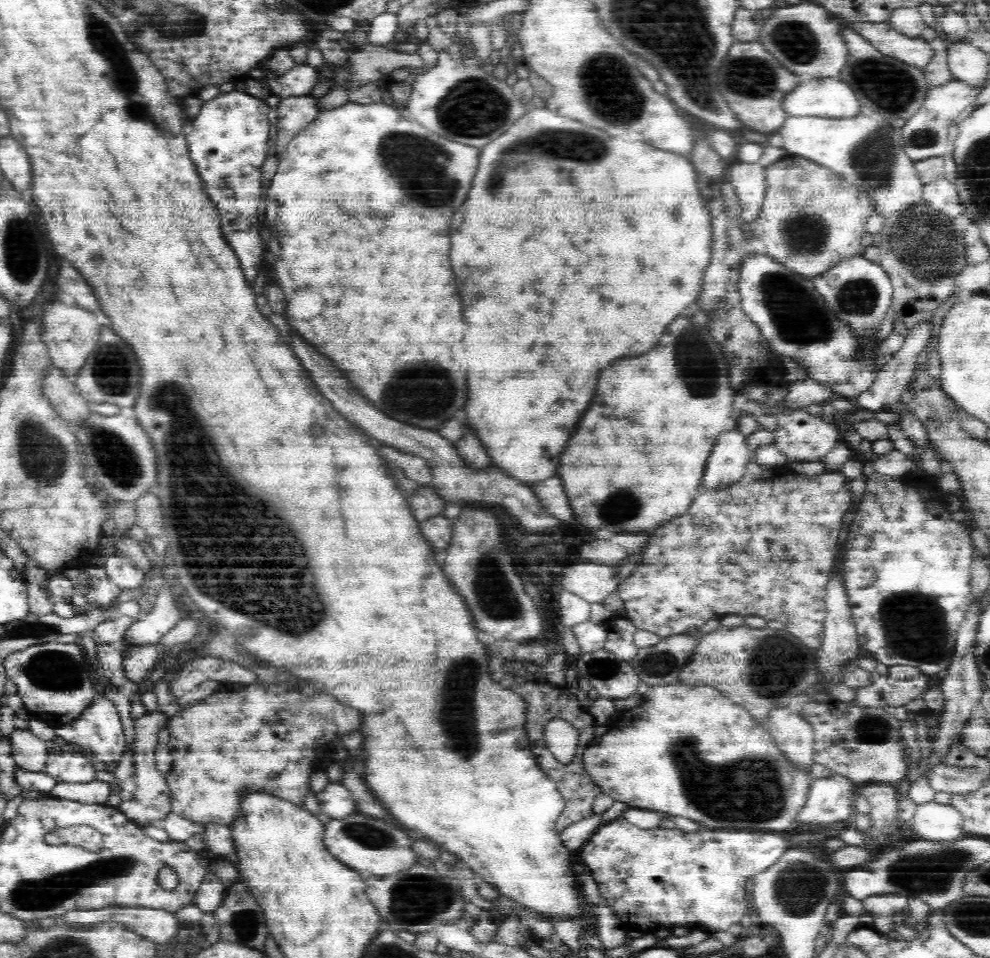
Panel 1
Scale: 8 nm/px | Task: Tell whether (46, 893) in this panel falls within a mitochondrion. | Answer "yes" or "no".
yes

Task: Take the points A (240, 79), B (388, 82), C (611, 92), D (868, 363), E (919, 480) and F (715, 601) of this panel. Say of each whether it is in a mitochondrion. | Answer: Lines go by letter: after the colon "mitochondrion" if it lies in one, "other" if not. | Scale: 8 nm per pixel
A: other
B: other
C: mitochondrion
D: other
E: other
F: other

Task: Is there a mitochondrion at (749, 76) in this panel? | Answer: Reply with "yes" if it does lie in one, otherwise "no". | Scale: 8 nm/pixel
yes

